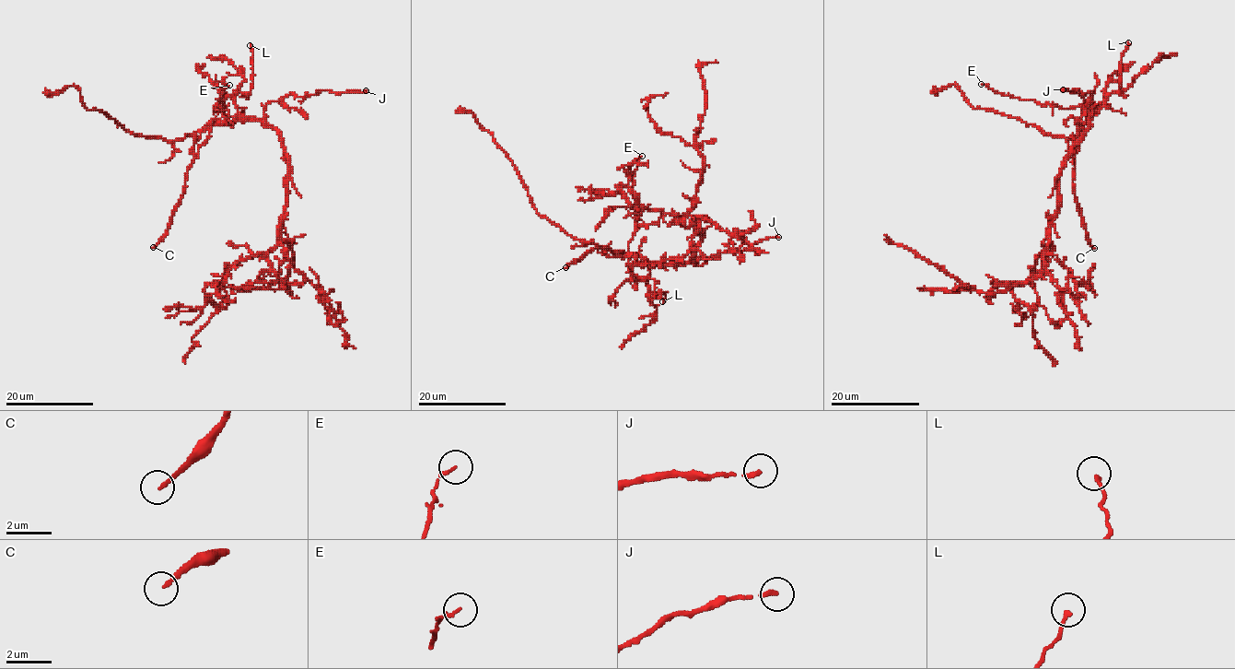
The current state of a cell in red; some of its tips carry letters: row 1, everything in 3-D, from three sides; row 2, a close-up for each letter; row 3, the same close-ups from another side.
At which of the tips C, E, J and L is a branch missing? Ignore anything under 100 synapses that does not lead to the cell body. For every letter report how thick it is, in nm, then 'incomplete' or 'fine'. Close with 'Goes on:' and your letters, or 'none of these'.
C: 170 nm | incomplete
E: 110 nm | fine
J: 190 nm | fine
L: 140 nm | fine
Goes on: C

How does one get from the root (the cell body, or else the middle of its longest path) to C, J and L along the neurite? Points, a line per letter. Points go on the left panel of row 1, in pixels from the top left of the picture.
C: (283, 140), (259, 120), (213, 120), (208, 137), (188, 170), (185, 189), (170, 227), (153, 247)
J: (283, 140), (265, 120), (264, 107), (267, 102), (292, 94), (306, 98), (322, 90), (366, 90)
L: (283, 140), (270, 125), (237, 112), (234, 96), (248, 93), (252, 82), (253, 52), (250, 45)

